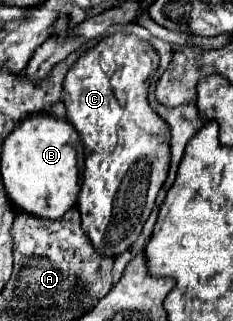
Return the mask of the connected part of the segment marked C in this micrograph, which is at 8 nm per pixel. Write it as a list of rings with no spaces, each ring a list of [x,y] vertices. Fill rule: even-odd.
[[[116,33],[116,35],[104,37],[94,49],[90,49],[88,53],[84,53],[72,65],[72,69],[70,69],[70,73],[66,75],[66,81],[64,81],[62,101],[66,105],[66,119],[78,131],[78,135],[82,139],[82,145],[84,145],[84,157],[86,157],[86,161],[84,161],[84,175],[82,175],[82,189],[80,189],[80,195],[78,195],[78,211],[80,211],[84,233],[88,235],[88,239],[94,245],[94,249],[102,257],[118,257],[118,255],[122,255],[124,251],[128,251],[132,247],[132,243],[138,239],[138,235],[140,235],[140,231],[142,231],[142,227],[144,227],[144,223],[146,223],[146,219],[148,219],[148,215],[150,215],[150,211],[154,207],[156,195],[158,195],[158,191],[164,185],[166,175],[168,175],[168,165],[170,165],[170,131],[166,129],[166,123],[148,105],[148,81],[154,75],[156,67],[158,67],[158,53],[154,51],[154,47],[148,41],[142,41],[136,35]]]

